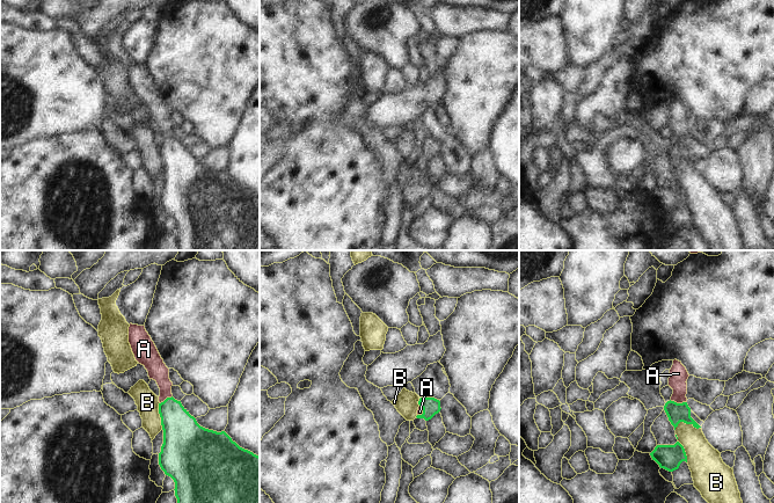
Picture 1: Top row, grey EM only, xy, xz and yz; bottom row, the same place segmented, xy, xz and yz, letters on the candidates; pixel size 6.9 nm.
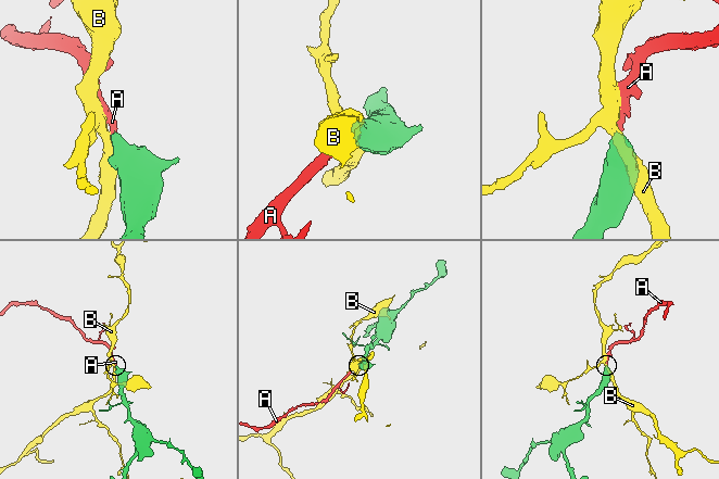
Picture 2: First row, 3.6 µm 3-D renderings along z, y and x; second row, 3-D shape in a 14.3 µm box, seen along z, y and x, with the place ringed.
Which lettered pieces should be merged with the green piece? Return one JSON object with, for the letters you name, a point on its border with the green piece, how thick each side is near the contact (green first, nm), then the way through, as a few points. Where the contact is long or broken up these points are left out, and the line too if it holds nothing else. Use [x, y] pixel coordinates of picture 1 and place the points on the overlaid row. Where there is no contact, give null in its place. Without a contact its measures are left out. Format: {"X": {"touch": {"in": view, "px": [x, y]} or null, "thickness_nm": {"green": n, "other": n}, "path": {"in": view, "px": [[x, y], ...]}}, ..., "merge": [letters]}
{"A": {"touch": {"in": "yz", "px": [678, 403]}, "thickness_nm": {"green": 140, "other": 130}, "path": {"in": "yz", "px": [[677, 413], [678, 403], [678, 373]]}}, "merge": ["A"]}

